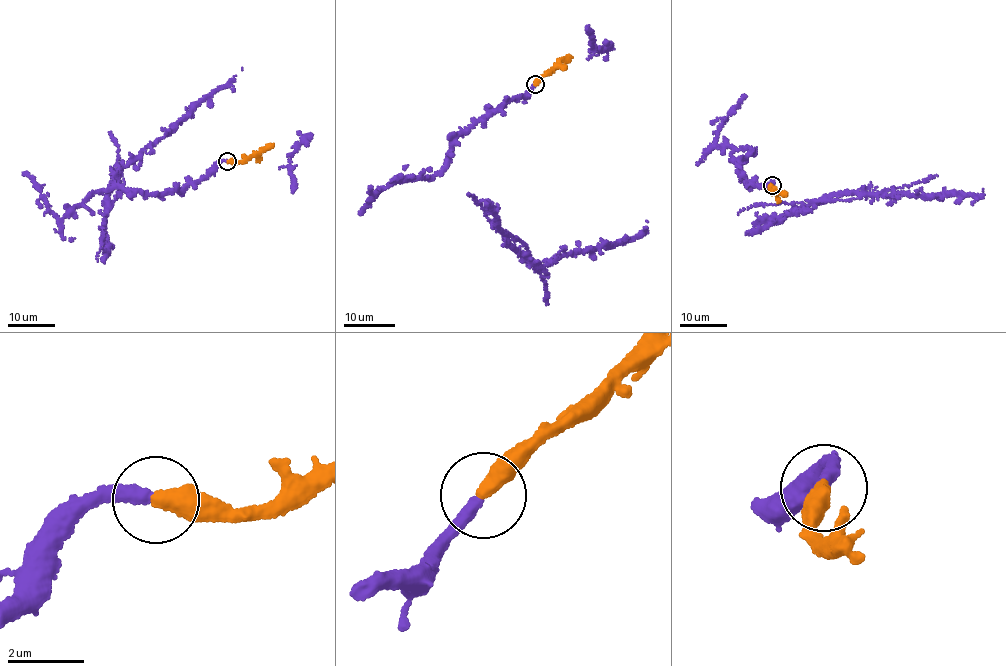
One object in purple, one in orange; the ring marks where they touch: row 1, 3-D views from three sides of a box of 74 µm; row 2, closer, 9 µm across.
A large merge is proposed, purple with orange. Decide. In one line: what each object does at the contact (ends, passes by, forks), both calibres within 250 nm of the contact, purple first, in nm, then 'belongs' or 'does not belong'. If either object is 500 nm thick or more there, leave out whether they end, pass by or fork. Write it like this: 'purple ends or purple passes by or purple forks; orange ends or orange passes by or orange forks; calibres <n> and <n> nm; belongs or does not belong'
purple ends; orange ends; calibres 340 and 460 nm; belongs

